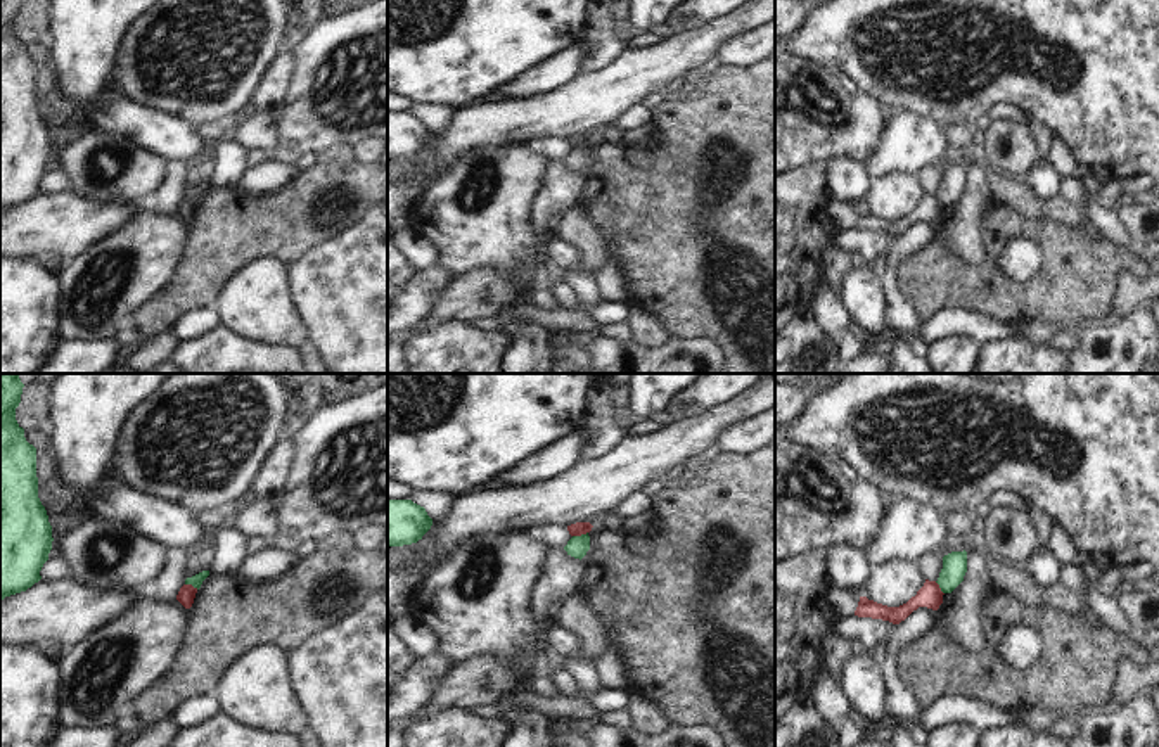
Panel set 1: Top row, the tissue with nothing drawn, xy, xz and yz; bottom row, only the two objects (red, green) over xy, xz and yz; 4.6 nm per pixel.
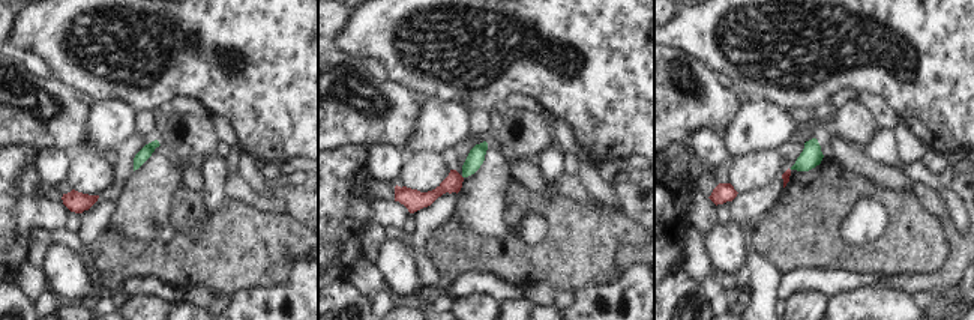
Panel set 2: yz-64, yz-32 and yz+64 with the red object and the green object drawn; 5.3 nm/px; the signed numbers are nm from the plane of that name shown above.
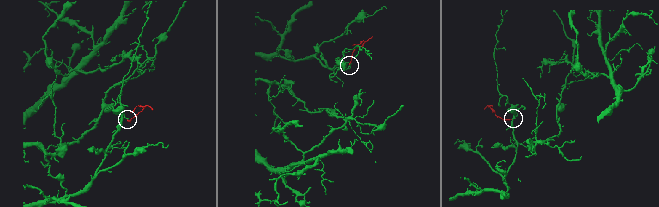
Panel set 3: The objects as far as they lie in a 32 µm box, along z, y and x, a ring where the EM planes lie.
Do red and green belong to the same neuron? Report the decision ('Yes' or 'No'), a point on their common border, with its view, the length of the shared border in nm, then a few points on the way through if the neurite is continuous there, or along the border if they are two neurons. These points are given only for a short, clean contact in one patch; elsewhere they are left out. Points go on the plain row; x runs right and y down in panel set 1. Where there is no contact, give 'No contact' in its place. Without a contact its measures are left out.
No. Touches red at xz (580, 147). Shared border 80 nm. Boundary: xz (587, 144), (573, 149)

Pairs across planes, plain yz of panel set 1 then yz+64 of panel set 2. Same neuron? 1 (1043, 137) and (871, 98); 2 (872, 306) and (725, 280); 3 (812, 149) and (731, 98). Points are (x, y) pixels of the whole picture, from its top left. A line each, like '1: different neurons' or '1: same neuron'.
1: same neuron
2: different neurons
3: same neuron

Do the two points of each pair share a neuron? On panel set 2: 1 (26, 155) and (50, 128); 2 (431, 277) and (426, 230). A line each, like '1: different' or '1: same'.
1: different
2: same

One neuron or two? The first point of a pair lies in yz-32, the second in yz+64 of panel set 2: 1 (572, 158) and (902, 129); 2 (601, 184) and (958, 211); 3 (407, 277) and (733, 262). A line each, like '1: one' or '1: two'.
1: two
2: one
3: one

